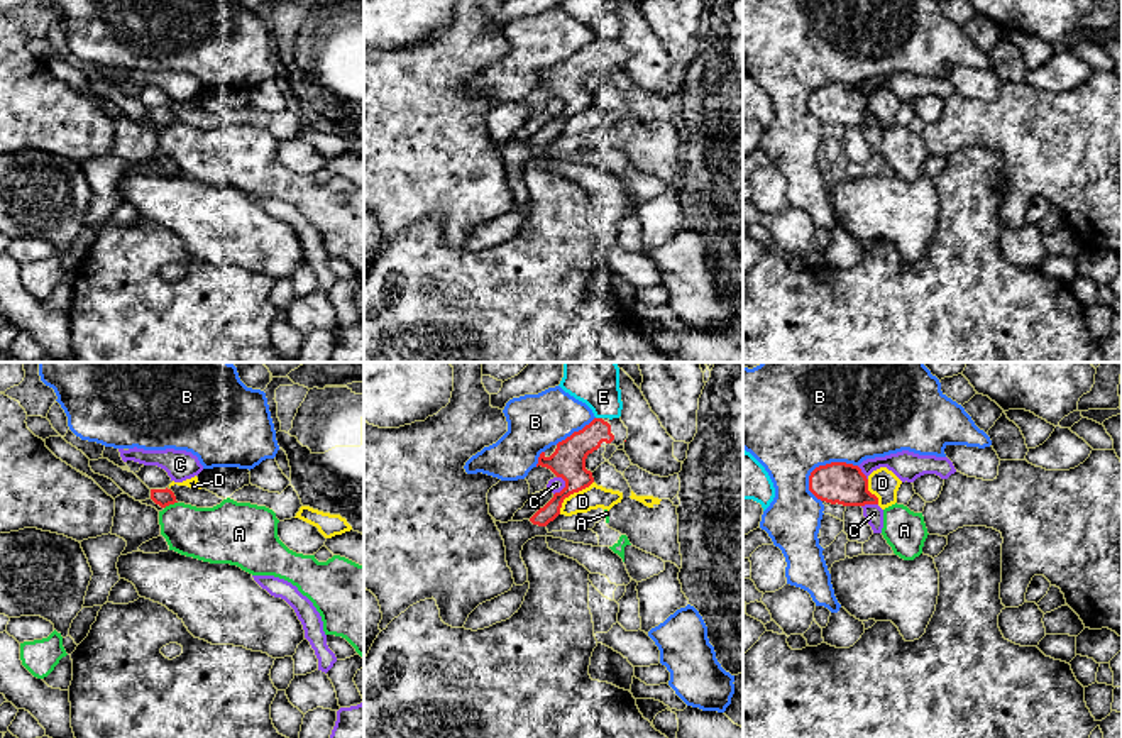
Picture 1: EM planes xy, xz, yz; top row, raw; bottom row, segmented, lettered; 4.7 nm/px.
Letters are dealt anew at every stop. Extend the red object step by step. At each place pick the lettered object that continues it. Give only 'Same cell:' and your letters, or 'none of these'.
Same cell: none of these

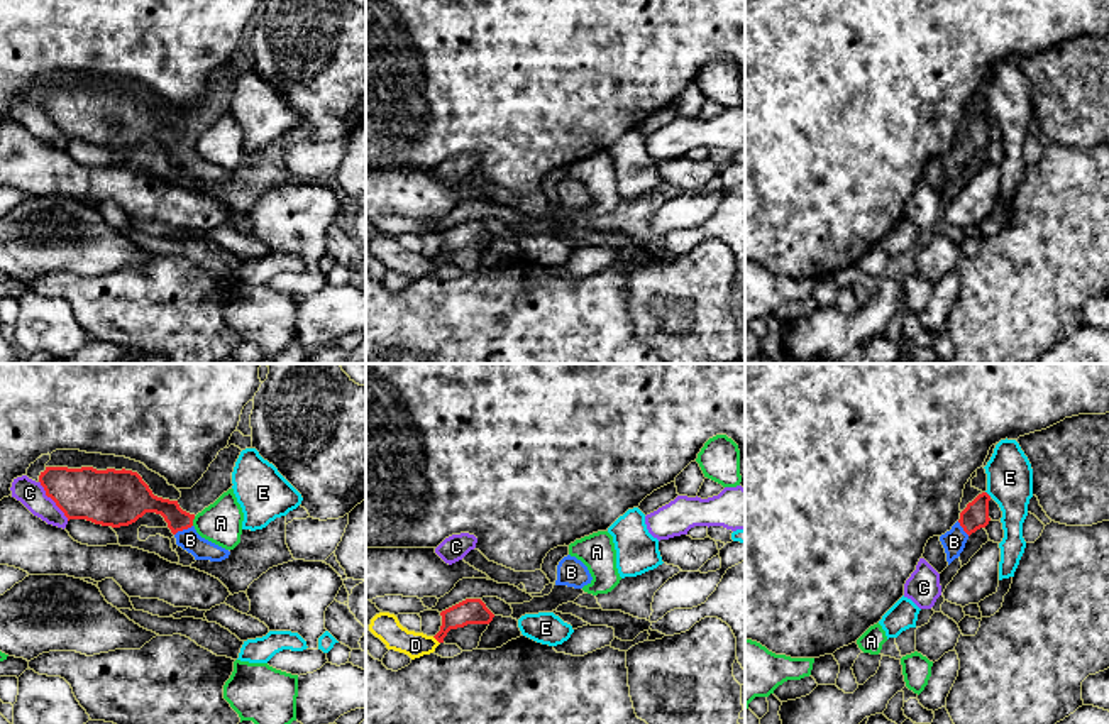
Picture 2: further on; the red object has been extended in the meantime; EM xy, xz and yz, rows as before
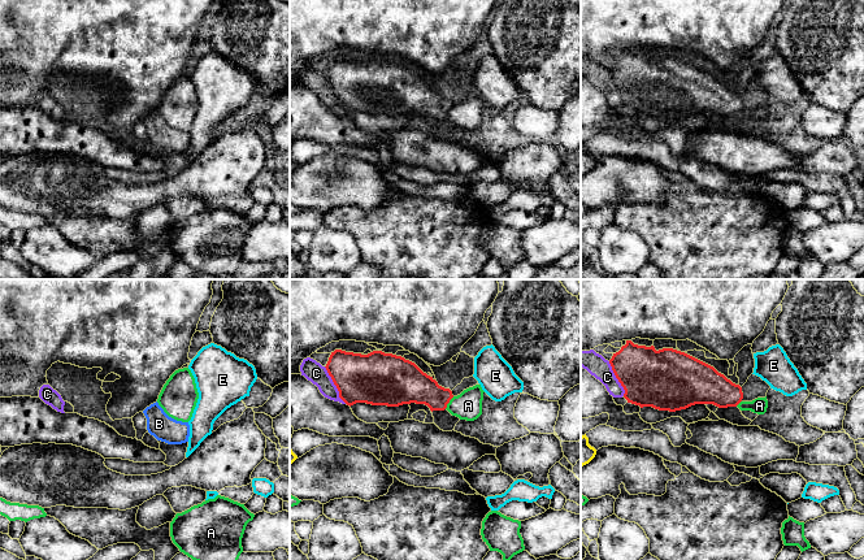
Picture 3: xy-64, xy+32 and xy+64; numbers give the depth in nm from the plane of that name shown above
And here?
Same cell: B

